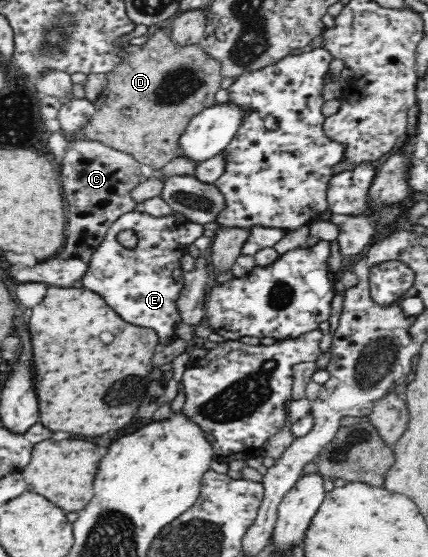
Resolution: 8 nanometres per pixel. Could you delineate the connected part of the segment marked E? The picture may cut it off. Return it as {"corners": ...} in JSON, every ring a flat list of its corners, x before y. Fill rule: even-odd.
{"corners":[[141,209,124,213,124,216,112,223,104,239,92,254,87,272,84,279,82,279,82,285,86,289,92,289,94,293,100,293,104,297,104,301,124,321,135,326,156,330,156,333,160,336,160,346,158,345,158,347,162,349,161,345,166,345,168,341,170,342,170,338,176,339,174,325,176,325,176,321,180,321,180,314,178,314,178,308,176,308,176,301,182,287,184,287,180,258,186,253,187,247,192,245,198,237,202,237,204,232,205,228,202,224,192,224,184,215,173,212,170,209,169,215,165,217,153,217],[126,230,132,230,138,239,137,246,134,249,123,248,116,240,116,235]]}

